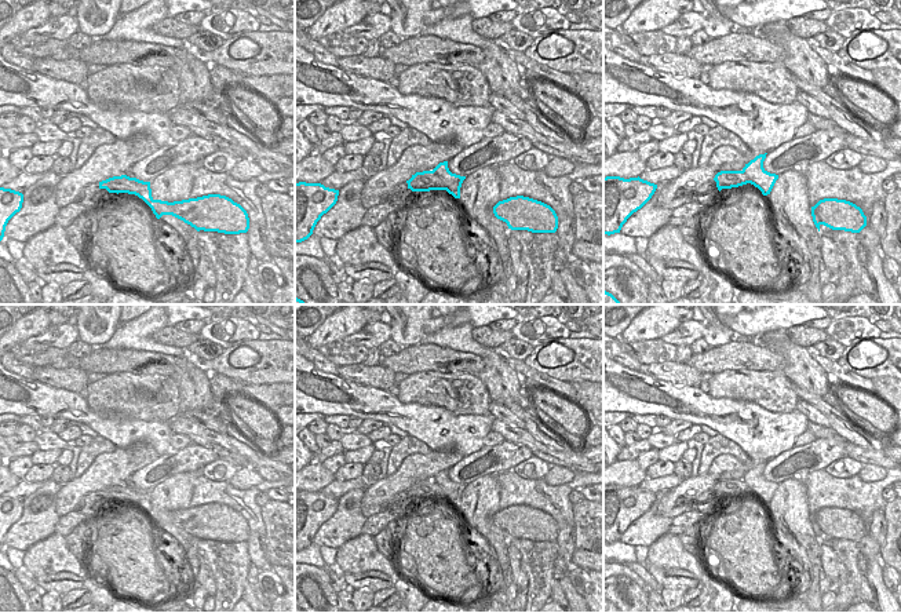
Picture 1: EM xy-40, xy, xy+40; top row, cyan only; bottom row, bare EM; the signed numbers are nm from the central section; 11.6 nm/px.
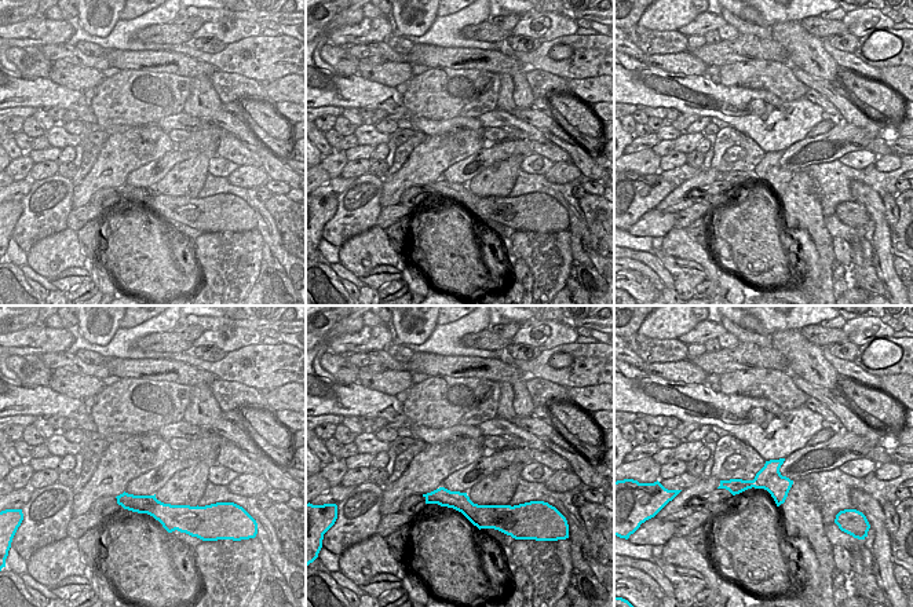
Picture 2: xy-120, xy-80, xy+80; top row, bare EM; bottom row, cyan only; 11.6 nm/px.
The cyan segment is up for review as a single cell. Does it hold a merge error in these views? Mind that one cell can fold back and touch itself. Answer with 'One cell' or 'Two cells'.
One cell

